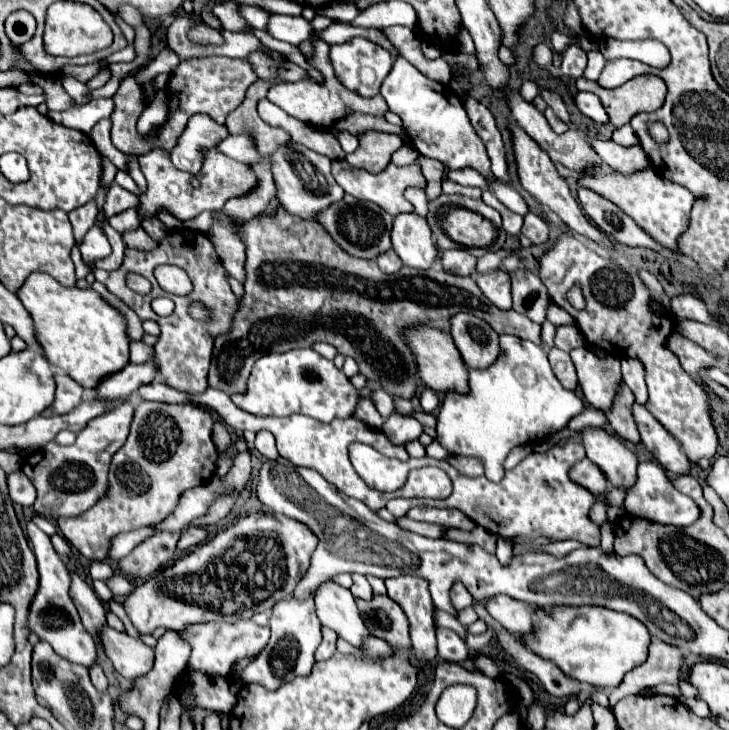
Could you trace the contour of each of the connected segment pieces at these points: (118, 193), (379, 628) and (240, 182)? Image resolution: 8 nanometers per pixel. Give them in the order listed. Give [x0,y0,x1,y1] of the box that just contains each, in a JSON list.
[[104,184,138,218],[356,596,410,648],[138,148,258,222]]

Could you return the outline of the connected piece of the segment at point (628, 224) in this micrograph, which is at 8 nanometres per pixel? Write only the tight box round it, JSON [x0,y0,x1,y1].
[578,188,654,248]

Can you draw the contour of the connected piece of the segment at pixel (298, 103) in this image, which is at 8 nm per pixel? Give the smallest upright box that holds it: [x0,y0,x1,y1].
[268,40,388,128]

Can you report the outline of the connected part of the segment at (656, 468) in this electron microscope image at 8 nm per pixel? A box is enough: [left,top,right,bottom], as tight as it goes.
[624,462,698,526]

